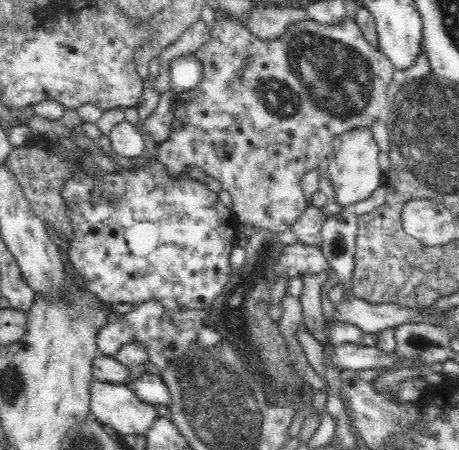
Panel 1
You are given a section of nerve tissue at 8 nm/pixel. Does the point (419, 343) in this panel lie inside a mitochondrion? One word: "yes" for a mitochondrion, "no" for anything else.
no

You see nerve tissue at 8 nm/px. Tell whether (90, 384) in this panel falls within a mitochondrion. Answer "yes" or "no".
no

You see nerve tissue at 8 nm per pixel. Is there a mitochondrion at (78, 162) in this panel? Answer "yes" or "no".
no

